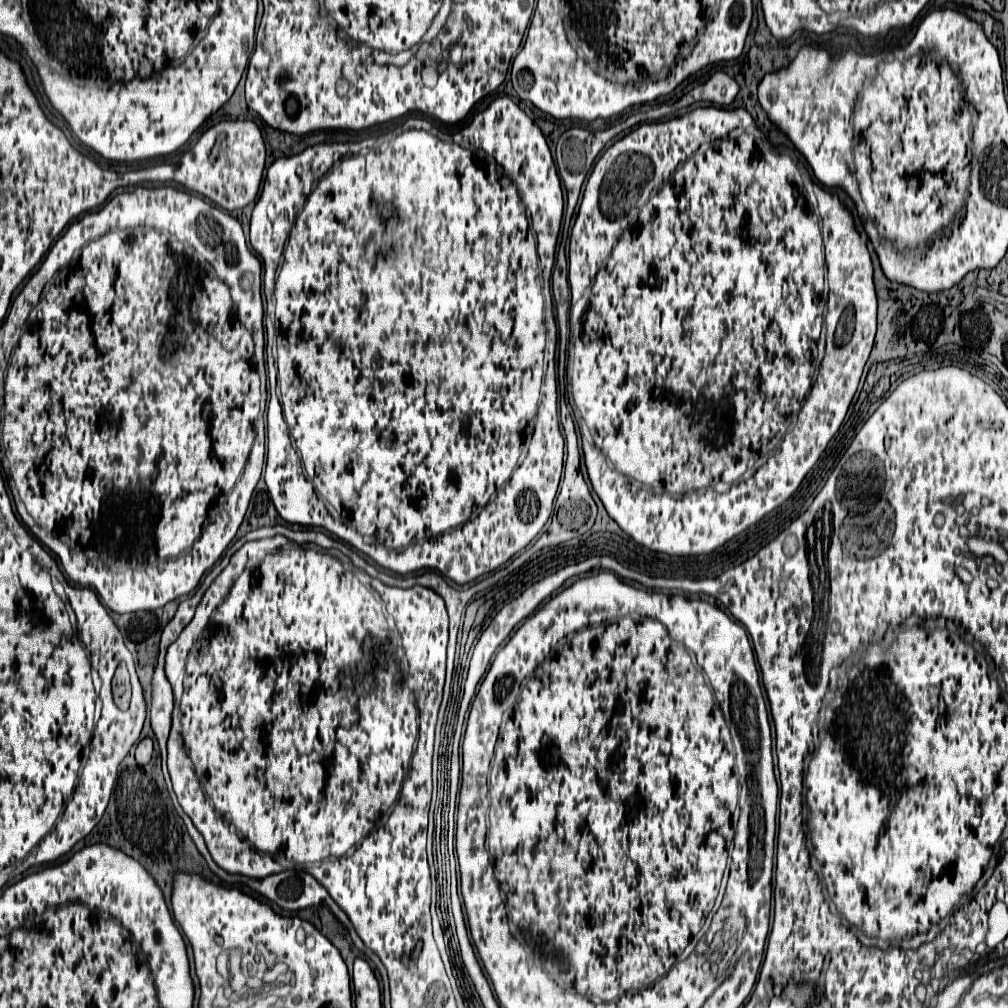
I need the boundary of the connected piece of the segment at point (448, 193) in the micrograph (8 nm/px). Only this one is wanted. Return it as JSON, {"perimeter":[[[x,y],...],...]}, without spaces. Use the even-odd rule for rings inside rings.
{"perimeter":[[[501,96],[485,110],[476,113],[471,122],[461,130],[464,138],[462,145],[454,141],[442,141],[434,133],[428,133],[428,129],[423,128],[424,122],[428,122],[427,119],[409,117],[403,123],[403,128],[398,126],[378,138],[366,139],[360,143],[314,145],[298,155],[276,159],[266,173],[262,193],[250,219],[250,245],[263,261],[266,305],[272,305],[272,297],[276,297],[276,316],[273,306],[271,309],[267,308],[264,322],[268,340],[266,355],[270,386],[266,423],[266,439],[270,439],[270,451],[266,451],[264,479],[270,499],[284,521],[300,523],[304,527],[324,527],[325,531],[366,553],[380,567],[390,569],[394,574],[407,575],[414,573],[416,569],[436,569],[454,583],[466,585],[476,577],[502,567],[508,559],[530,545],[530,541],[540,533],[552,513],[564,457],[564,437],[560,433],[557,397],[559,394],[560,401],[565,399],[566,382],[569,402],[575,420],[578,421],[583,455],[584,447],[586,453],[598,453],[594,437],[586,421],[580,417],[578,407],[574,405],[570,385],[574,341],[580,333],[580,321],[574,319],[578,319],[582,315],[582,309],[586,307],[586,301],[582,301],[582,305],[574,305],[568,281],[568,245],[572,227],[578,217],[578,203],[574,207],[574,213],[568,215],[566,187],[558,177],[555,155],[550,155],[542,131],[511,97]],[[516,485],[520,487],[520,525],[516,525]]]}

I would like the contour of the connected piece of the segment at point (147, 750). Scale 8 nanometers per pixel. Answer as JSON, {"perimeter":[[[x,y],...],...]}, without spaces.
{"perimeter":[[[142,739],[136,747],[136,761],[138,765],[146,765],[150,761],[150,755],[152,755],[152,739]]]}

